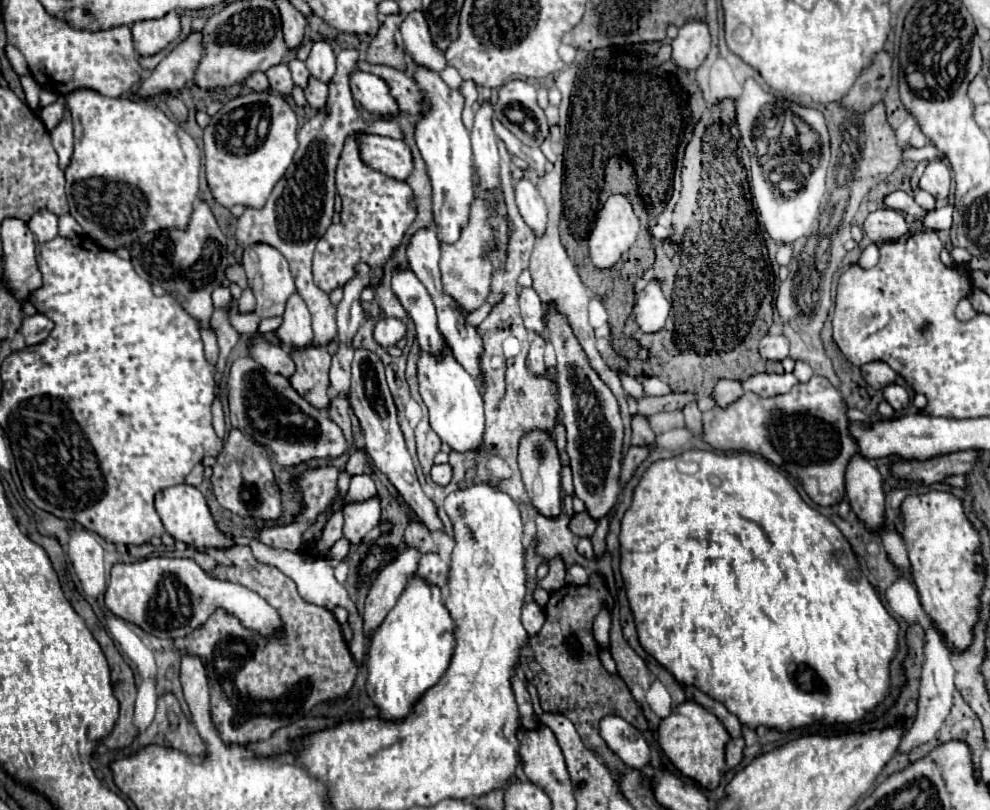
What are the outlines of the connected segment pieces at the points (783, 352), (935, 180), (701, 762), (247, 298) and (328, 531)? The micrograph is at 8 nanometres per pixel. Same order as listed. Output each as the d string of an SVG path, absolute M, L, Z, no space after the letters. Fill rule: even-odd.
M769 332L759 342L759 352L767 360L783 360L785 356L789 356L789 340L783 334Z
M931 160L925 168L925 174L921 176L919 188L935 196L937 200L945 200L949 196L949 184L951 184L951 168L943 160Z
M691 700L677 706L677 710L659 724L659 746L663 748L663 752L681 774L693 778L705 790L719 786L721 774L725 772L725 746L729 740L731 736L717 720L717 716L709 714Z
M249 288L243 290L243 296L239 300L239 308L237 310L239 310L239 314L251 314L255 310L255 298L253 298Z
M341 510L339 512L335 512L335 516L331 516L329 518L329 522L325 524L325 528L323 528L323 536L321 536L321 540L317 542L317 548L315 548L315 556L323 556L343 534L341 534L341 526L343 526L343 514L341 514Z

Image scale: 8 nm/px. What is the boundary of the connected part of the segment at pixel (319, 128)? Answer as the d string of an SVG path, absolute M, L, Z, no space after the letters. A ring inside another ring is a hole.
M341 50L337 54L337 72L329 82L329 96L327 106L319 110L311 120L303 124L297 134L299 150L295 152L293 166L287 168L285 176L275 184L267 204L263 208L245 208L243 216L239 218L235 238L237 250L235 258L241 262L243 246L253 242L265 242L275 246L289 262L291 274L295 278L295 286L299 296L305 300L311 318L313 318L313 342L317 346L325 346L335 338L337 324L335 324L335 306L329 302L329 294L319 290L313 284L311 276L311 258L315 244L327 232L333 218L333 200L335 200L335 168L339 154L343 150L343 140L349 132L366 132L393 139L403 139L404 134L400 127L392 120L380 118L373 123L366 123L355 108L355 100L349 90L349 74L355 70L359 60L357 50Z

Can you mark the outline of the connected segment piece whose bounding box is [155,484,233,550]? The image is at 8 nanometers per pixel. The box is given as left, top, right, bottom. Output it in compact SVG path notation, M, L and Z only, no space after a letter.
M177 484L177 486L171 486L171 488L161 490L155 496L155 508L157 508L157 514L159 514L165 530L175 540L185 542L187 546L195 546L197 550L203 550L203 548L225 548L225 546L231 546L233 544L231 538L223 536L217 530L217 524L215 524L209 508L207 508L205 496L195 486Z

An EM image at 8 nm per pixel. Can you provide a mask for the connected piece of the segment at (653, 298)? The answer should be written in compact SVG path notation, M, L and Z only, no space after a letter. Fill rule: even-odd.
M651 278L645 290L637 294L637 302L633 308L639 328L643 332L655 332L663 328L669 310L671 310L671 302L665 298L661 282L657 278Z

